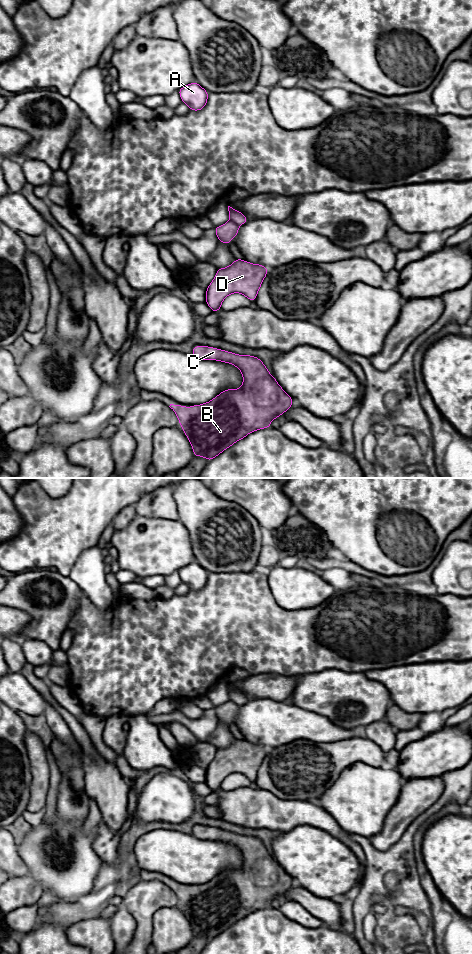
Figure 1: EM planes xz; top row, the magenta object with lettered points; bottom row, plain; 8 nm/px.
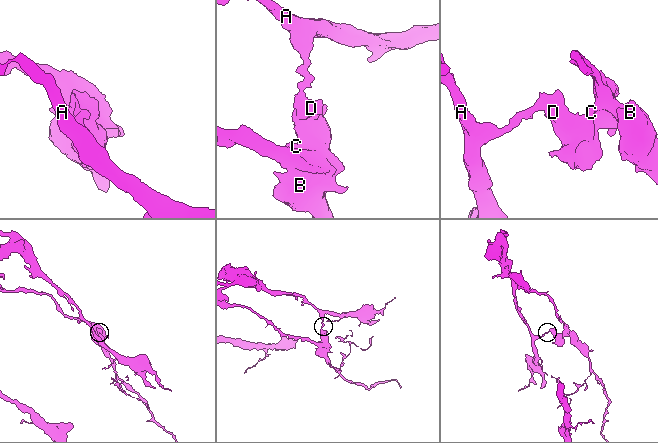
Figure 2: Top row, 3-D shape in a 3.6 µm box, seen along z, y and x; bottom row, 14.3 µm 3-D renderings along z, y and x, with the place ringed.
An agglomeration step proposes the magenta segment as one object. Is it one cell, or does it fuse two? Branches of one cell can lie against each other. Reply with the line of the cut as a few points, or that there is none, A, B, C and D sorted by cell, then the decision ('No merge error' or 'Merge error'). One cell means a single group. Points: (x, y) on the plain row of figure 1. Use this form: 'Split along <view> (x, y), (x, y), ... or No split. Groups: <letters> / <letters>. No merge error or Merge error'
Split along xz (230, 699), (239, 705). Groups: A / B C D. Merge error

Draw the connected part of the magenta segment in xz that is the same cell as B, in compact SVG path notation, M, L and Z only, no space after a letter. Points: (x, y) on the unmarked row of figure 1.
M194 826L192 834L201 840L230 843L241 851L243 857L240 868L224 870L207 883L191 887L170 884L169 887L175 892L195 937L201 936L207 941L214 939L253 911L272 908L270 902L292 887L294 880L282 869L258 837L239 835L209 826Z

